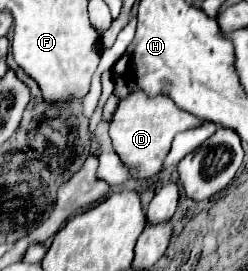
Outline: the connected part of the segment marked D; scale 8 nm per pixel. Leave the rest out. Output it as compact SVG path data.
M137 89L135 93L129 93L125 99L121 99L109 127L109 137L113 141L115 153L119 155L121 163L129 169L131 177L151 179L161 173L173 137L197 125L201 125L201 119L191 113L185 113L183 109L177 109L177 105L173 105L173 101L167 95L147 97L145 91Z

